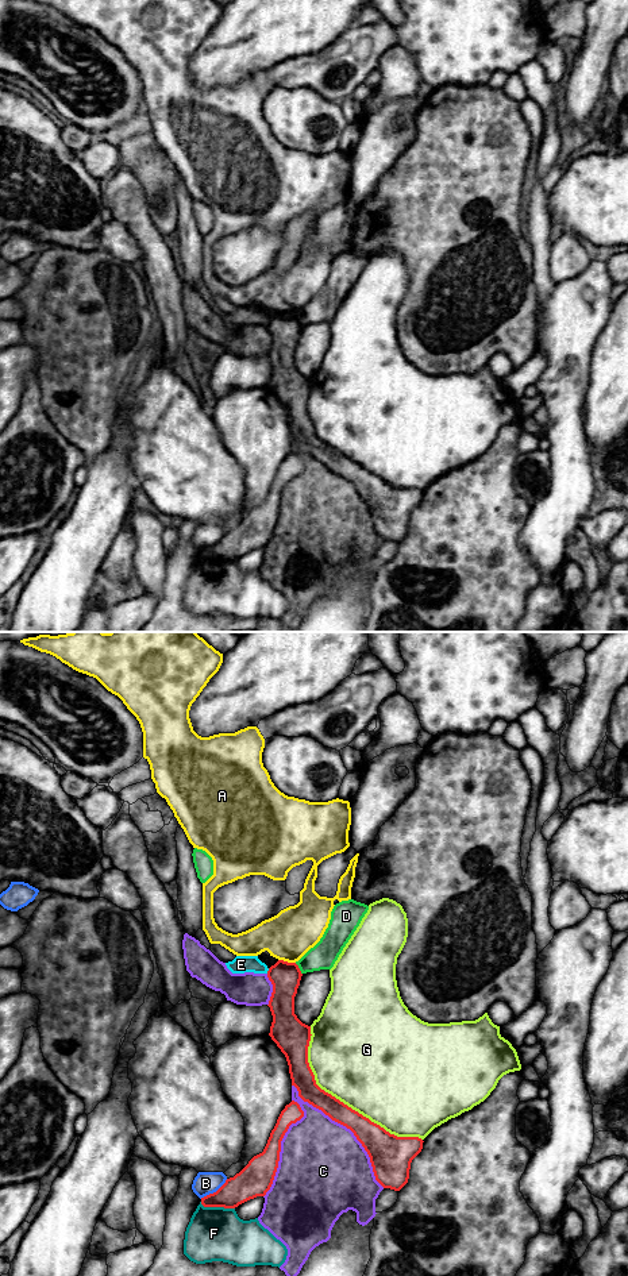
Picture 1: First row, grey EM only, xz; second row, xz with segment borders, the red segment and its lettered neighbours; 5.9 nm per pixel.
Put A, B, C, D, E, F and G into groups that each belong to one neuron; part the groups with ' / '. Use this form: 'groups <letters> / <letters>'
groups A / B / C / D / E / F / G

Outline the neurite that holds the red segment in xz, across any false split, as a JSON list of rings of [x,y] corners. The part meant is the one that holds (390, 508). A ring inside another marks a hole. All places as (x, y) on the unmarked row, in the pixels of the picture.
[[[278,312],[269,320],[267,329],[273,336],[267,356],[273,367],[269,388],[286,409],[292,437],[298,448],[350,481],[367,504],[375,532],[384,540],[400,543],[408,535],[411,514],[421,504],[424,493],[390,486],[316,436],[308,415],[311,378],[294,366],[301,328],[296,315]]]

